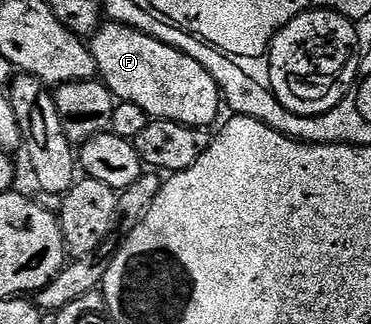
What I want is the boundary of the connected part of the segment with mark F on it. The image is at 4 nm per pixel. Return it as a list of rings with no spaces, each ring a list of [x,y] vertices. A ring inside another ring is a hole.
[[[110,20],[104,21],[90,35],[89,49],[98,77],[116,99],[137,104],[148,119],[207,128],[218,116],[221,107],[218,84],[211,73],[184,50],[165,44],[132,26]]]

